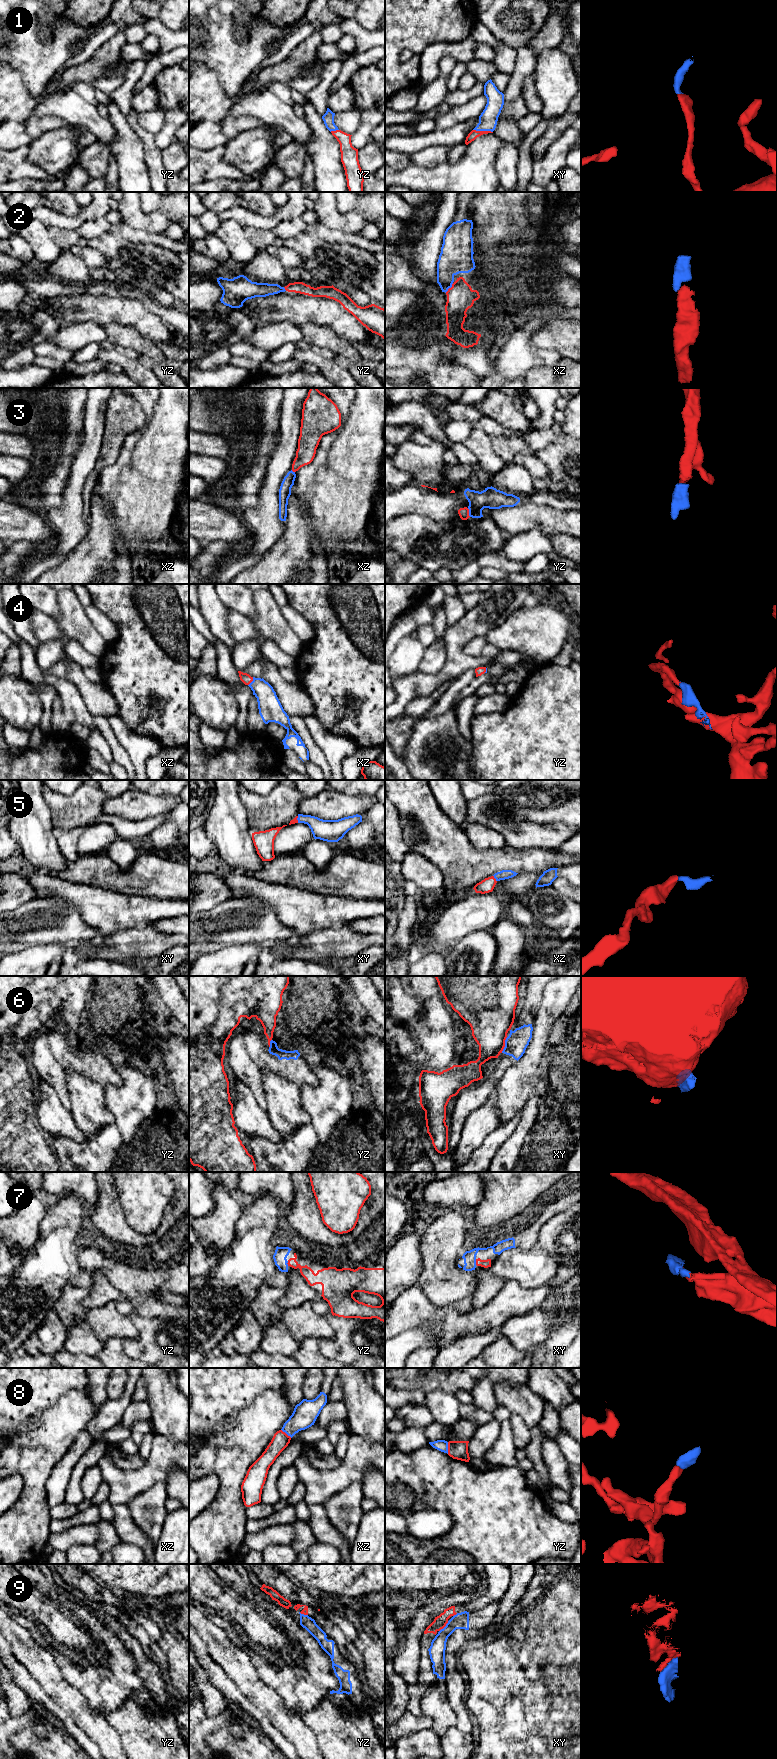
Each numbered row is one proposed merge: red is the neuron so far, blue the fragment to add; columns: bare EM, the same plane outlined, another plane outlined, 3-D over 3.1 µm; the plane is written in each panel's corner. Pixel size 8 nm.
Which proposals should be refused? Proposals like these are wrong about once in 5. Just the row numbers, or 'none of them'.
6, 9

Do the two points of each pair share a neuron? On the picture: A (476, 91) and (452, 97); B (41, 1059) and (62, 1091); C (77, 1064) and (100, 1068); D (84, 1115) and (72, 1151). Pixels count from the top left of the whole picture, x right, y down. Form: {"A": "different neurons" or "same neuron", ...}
{"A": "same neuron", "B": "same neuron", "C": "same neuron", "D": "different neurons"}

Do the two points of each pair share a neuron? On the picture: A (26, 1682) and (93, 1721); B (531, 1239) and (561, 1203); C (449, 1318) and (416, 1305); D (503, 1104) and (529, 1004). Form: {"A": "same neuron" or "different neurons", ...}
{"A": "different neurons", "B": "same neuron", "C": "same neuron", "D": "different neurons"}

